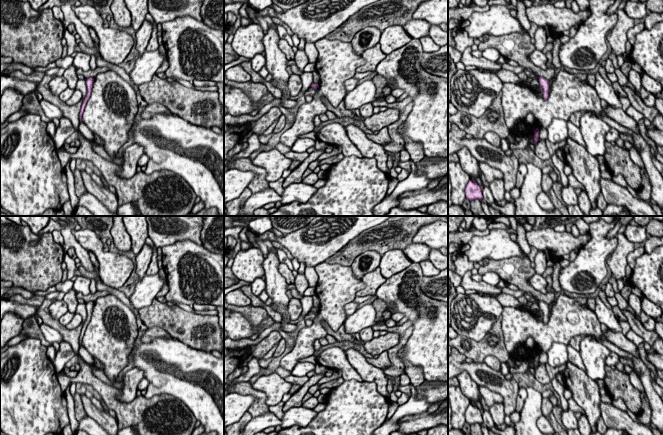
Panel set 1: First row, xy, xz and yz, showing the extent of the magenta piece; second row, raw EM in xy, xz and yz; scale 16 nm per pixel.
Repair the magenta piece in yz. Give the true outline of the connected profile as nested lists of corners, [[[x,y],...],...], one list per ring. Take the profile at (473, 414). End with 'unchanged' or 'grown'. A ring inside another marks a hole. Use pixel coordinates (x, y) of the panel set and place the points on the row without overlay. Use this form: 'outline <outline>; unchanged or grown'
outline [[[469,404],[466,412],[465,412],[466,422],[470,425],[474,423],[482,424],[482,413],[481,410],[475,405]]]; unchanged

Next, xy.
outline [[[90,301],[90,302],[87,302],[85,304],[86,304],[86,310],[87,310],[87,319],[84,322],[83,327],[81,329],[81,333],[80,333],[80,337],[79,337],[80,346],[82,346],[82,339],[83,339],[86,327],[87,327],[87,325],[90,322],[90,319],[91,319],[94,302]]]; unchanged

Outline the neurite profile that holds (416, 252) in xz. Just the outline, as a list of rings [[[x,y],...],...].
[[[411,243],[403,249],[404,254],[412,263],[420,263],[429,260],[431,248],[423,243]]]

